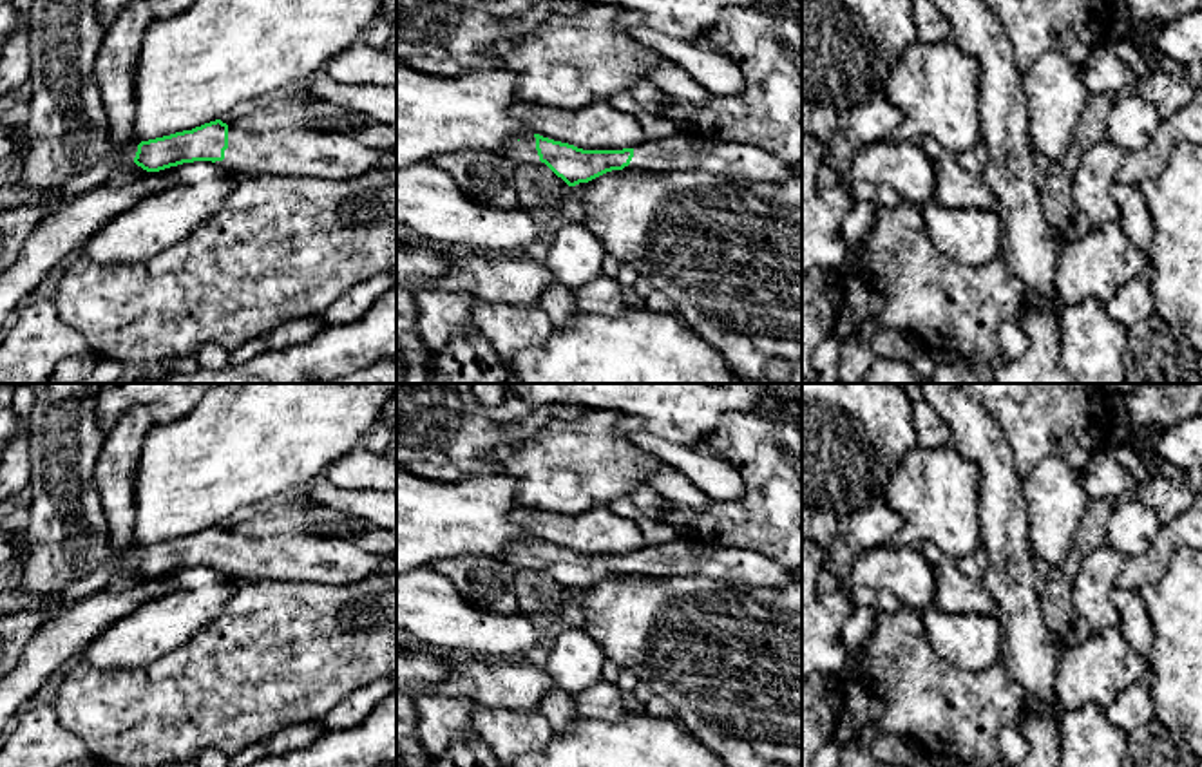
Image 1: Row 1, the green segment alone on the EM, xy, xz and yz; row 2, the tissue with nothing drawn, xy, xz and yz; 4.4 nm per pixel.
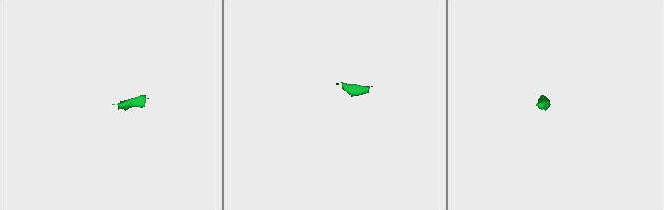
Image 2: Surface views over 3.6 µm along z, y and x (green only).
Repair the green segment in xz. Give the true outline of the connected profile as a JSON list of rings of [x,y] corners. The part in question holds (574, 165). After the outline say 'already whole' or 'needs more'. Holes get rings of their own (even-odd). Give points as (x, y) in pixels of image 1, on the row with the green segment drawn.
[[[539,134],[512,139],[503,152],[514,165],[545,163],[568,186],[588,183],[612,170],[702,170],[735,174],[764,183],[784,183],[795,174],[778,157],[740,143],[713,143],[695,136],[675,134],[652,139],[635,148],[583,150]]]; needs more

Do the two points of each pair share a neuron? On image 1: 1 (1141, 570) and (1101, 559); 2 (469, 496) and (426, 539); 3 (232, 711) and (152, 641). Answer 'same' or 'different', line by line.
1: different
2: same
3: different

